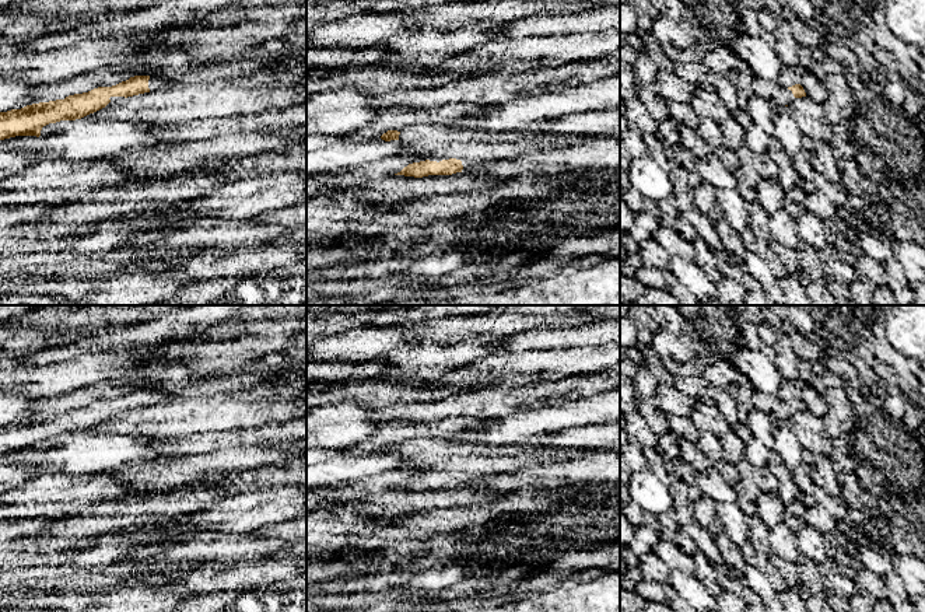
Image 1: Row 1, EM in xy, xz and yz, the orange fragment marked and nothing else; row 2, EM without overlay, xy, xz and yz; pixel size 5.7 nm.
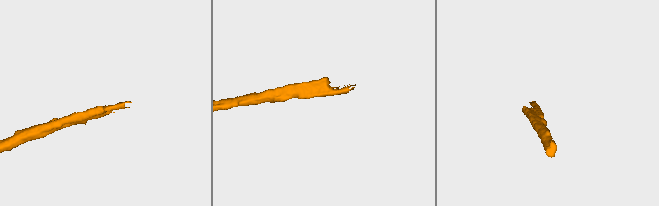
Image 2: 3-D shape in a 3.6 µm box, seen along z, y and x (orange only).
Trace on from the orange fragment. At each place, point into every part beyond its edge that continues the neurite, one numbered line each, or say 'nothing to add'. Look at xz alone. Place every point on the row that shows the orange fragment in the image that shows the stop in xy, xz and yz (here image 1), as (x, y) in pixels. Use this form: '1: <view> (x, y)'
1: xz (427, 142)

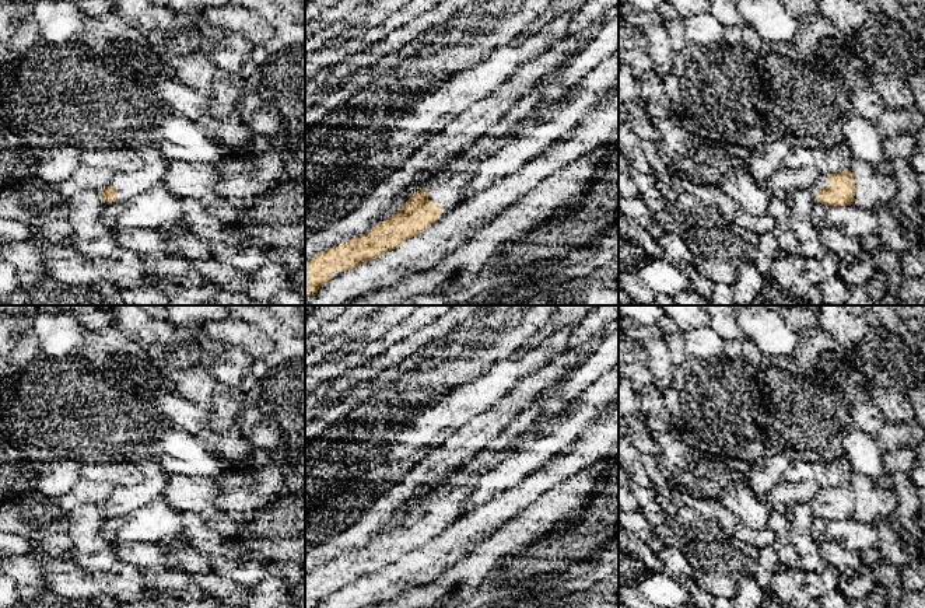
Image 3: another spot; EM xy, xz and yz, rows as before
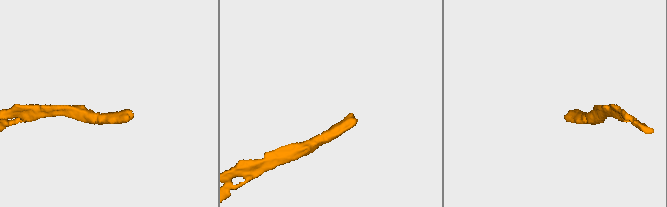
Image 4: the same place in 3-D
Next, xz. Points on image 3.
1: xz (445, 189)

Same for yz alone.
1: yz (822, 181)

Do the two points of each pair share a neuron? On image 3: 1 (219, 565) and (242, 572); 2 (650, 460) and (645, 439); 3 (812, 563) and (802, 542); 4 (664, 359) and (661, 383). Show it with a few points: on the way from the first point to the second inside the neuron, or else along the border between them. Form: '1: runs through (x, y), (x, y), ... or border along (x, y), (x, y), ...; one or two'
1: runs through (224, 566), (237, 569); one
2: border along (661, 450), (657, 454), (641, 454); two
3: runs through (810, 558), (806, 548); one
4: runs through (662, 364), (662, 377); one

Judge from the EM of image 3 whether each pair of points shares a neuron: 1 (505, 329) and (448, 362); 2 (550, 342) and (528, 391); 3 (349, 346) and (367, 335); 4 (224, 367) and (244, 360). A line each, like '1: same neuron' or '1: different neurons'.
1: same neuron
2: different neurons
3: same neuron
4: same neuron

